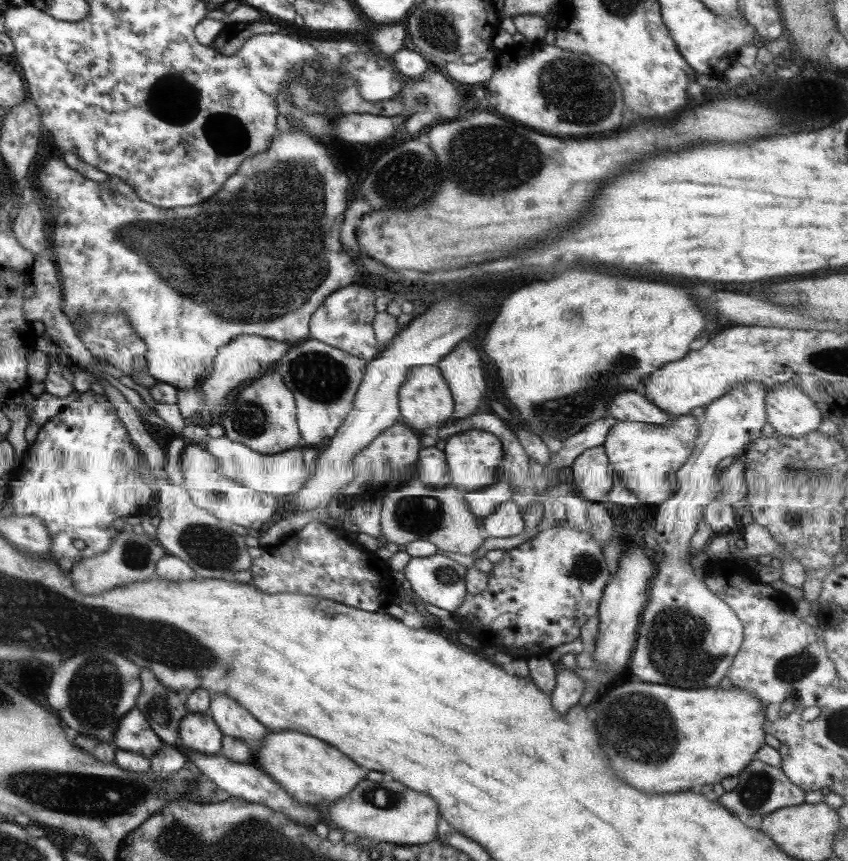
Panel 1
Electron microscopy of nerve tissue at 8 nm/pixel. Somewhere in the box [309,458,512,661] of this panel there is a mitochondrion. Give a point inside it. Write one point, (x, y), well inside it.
(414, 518)

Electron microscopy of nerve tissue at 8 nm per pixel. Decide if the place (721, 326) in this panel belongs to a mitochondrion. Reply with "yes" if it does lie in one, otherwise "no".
no

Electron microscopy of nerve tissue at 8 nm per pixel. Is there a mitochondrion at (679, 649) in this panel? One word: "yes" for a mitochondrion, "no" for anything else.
yes

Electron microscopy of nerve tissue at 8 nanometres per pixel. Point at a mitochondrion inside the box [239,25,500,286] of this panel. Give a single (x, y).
(314, 94)

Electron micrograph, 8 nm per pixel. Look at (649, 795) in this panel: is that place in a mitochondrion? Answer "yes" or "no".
no

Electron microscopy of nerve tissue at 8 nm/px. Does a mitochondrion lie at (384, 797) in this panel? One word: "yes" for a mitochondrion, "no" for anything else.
yes

